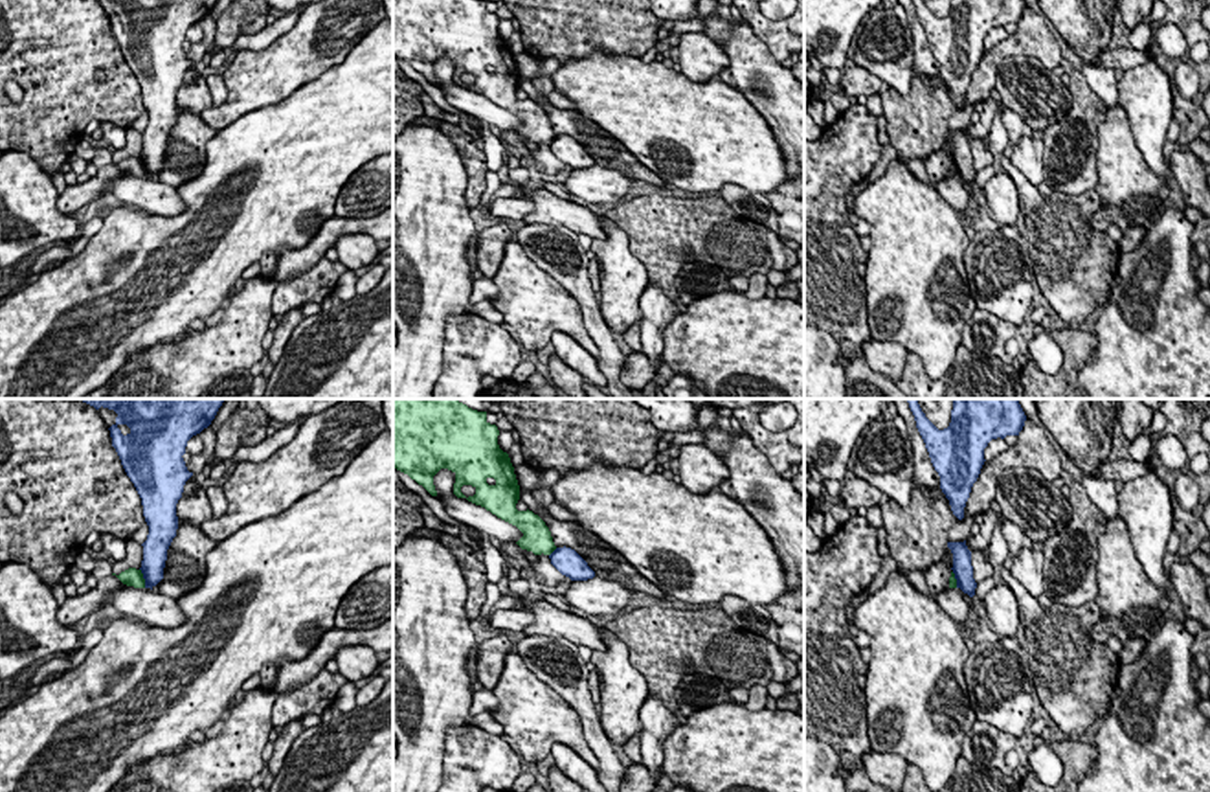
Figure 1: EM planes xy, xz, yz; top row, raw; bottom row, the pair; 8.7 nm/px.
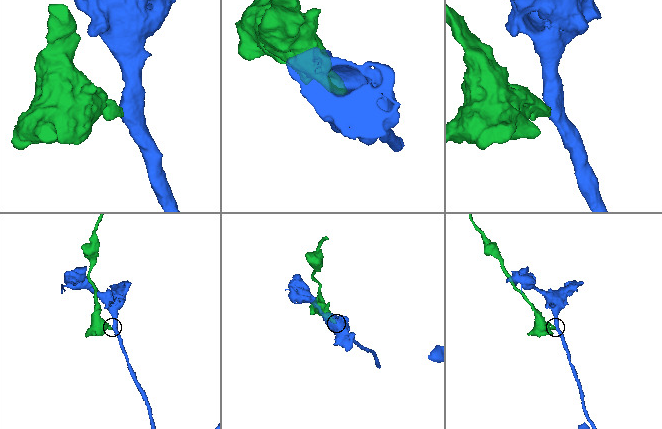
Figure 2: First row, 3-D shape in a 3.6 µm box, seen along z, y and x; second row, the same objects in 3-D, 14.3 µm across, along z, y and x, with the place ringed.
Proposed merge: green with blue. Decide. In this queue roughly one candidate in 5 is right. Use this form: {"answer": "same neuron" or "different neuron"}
{"answer": "different neuron"}

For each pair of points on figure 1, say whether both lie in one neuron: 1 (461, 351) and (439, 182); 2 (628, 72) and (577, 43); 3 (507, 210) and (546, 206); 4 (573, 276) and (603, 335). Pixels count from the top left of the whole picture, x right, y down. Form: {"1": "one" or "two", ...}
{"1": "two", "2": "two", "3": "two", "4": "one"}

